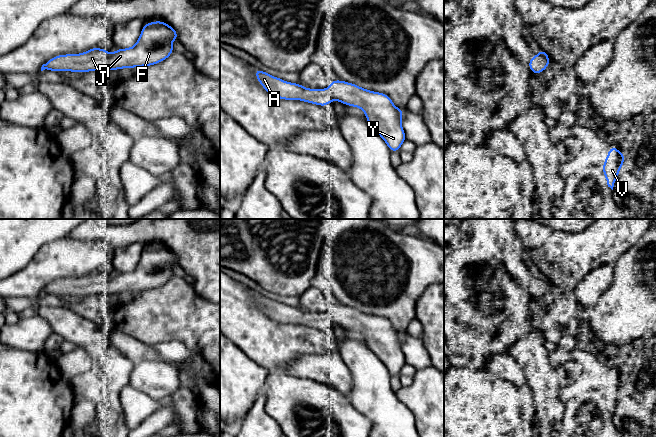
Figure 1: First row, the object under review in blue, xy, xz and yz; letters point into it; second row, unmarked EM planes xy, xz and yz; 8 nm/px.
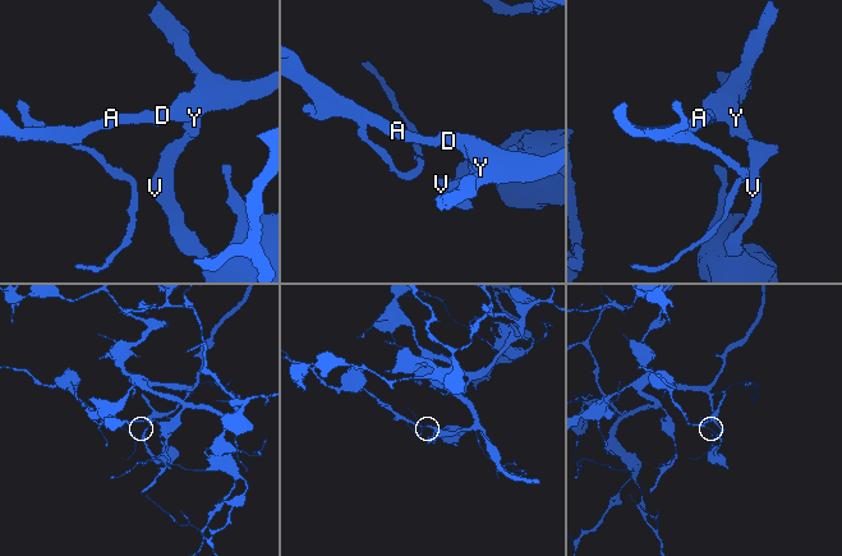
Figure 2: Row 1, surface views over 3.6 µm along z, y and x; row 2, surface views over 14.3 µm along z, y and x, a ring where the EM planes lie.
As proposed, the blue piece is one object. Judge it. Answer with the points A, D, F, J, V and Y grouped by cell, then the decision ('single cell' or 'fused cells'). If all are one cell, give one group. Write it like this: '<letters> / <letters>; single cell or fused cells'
A D F J V Y; single cell

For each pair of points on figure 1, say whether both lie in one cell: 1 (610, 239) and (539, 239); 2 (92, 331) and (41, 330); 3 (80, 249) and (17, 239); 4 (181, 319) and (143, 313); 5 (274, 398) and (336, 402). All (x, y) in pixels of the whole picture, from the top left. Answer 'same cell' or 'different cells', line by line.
1: different cells
2: different cells
3: different cells
4: same cell
5: same cell

